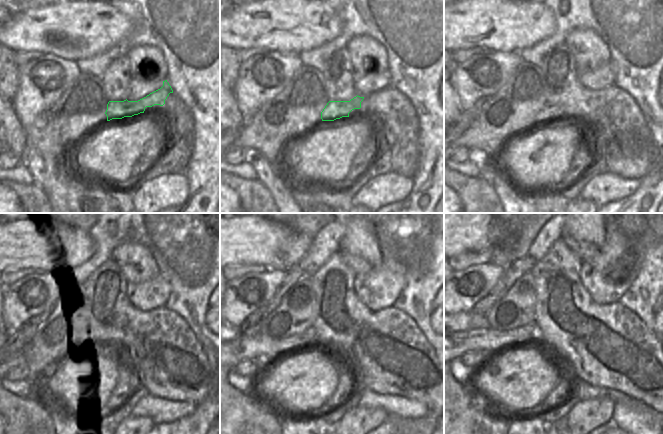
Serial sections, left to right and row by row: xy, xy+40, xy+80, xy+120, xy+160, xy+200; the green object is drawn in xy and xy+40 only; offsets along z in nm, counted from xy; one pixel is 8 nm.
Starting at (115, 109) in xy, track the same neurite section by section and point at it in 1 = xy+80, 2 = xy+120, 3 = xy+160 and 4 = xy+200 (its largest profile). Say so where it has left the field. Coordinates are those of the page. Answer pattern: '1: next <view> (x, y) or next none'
1: next xy+80 (549, 112)
2: next xy+120 (94, 337)
3: next xy+160 (266, 345)
4: next xy+200 (494, 340)

